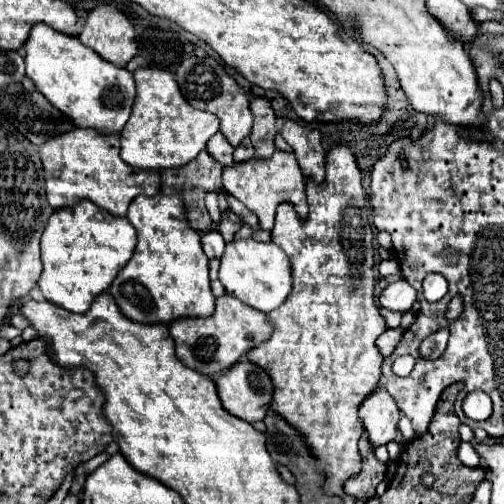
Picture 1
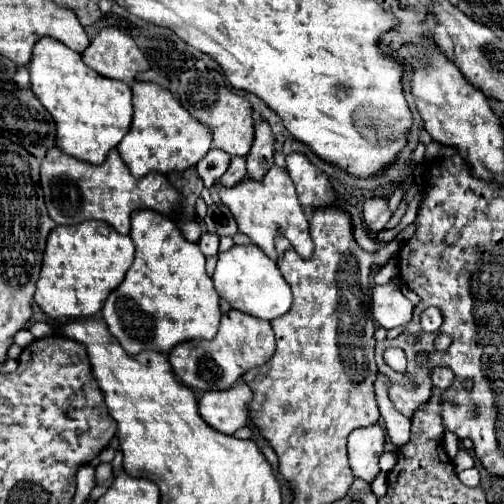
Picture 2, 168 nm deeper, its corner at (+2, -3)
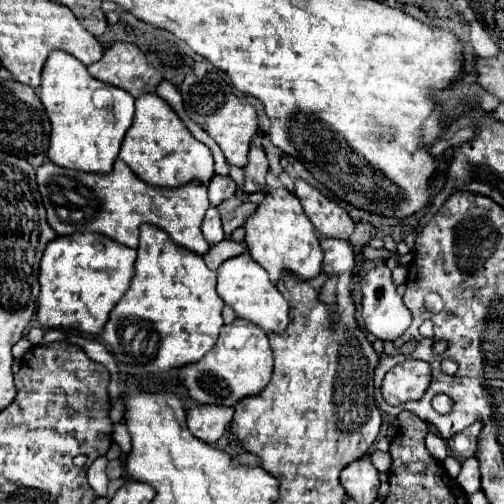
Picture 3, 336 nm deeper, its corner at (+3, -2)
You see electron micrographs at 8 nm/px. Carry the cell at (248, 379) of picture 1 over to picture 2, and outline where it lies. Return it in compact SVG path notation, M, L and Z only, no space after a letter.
M237 382L225 392L205 392L199 398L199 416L217 432L233 434L249 424L247 404L253 392Z

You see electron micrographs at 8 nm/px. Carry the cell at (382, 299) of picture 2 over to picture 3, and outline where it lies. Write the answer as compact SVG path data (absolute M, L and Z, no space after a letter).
M386 265L372 269L362 279L362 317L366 329L382 341L394 341L412 321L408 307L396 293L396 285Z

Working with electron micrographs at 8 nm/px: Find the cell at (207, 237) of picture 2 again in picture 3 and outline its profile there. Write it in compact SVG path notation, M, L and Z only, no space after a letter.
M210 207L206 211L206 217L202 221L202 233L204 233L204 239L210 243L210 247L214 247L216 243L220 243L224 239L224 231L222 231L220 215L218 215L216 207Z

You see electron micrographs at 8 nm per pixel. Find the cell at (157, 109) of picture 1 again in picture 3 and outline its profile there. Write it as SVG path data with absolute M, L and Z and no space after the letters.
M144 93L136 99L134 123L122 141L120 159L124 159L124 163L128 163L128 167L148 185L178 187L190 183L192 179L208 183L214 175L210 149L192 137L174 109L156 93Z

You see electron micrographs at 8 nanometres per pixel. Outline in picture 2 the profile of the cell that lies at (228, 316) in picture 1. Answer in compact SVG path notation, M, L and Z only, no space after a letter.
M231 310L223 314L219 332L213 340L197 340L197 344L181 344L181 348L173 348L167 356L175 376L193 390L203 392L219 392L229 390L245 372L263 366L275 352L275 336L273 328L267 320Z

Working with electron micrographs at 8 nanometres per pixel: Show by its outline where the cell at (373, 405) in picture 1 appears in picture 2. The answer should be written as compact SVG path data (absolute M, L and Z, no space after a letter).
M373 424L373 428L361 428L349 434L347 454L349 466L355 478L365 480L371 484L379 474L379 456L383 454L385 446L385 430L381 424Z

